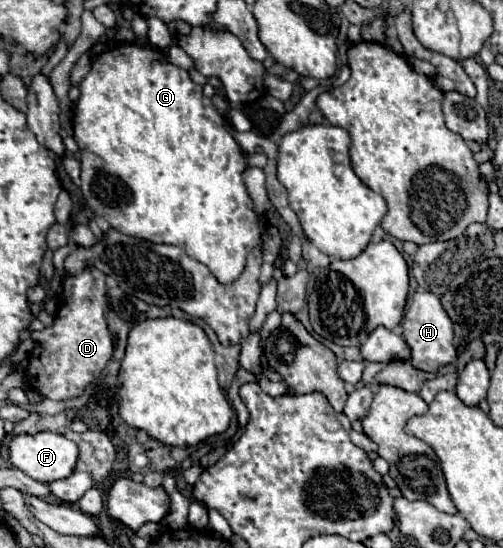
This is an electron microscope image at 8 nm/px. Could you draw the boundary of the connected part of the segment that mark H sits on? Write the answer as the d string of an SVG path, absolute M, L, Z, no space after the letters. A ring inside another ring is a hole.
M419 289L413 295L413 301L401 321L401 327L403 327L403 339L411 349L411 365L413 367L417 367L421 371L435 373L441 365L453 363L457 359L457 351L453 345L453 325L451 325L451 319L447 317L437 295Z

